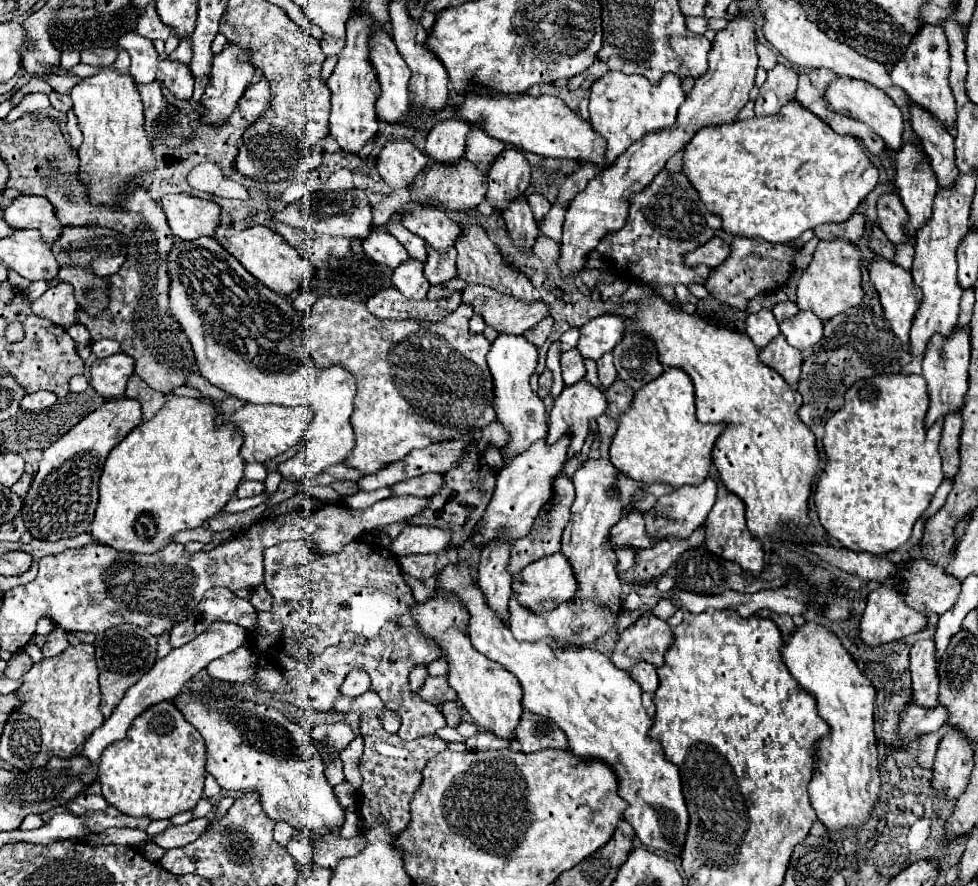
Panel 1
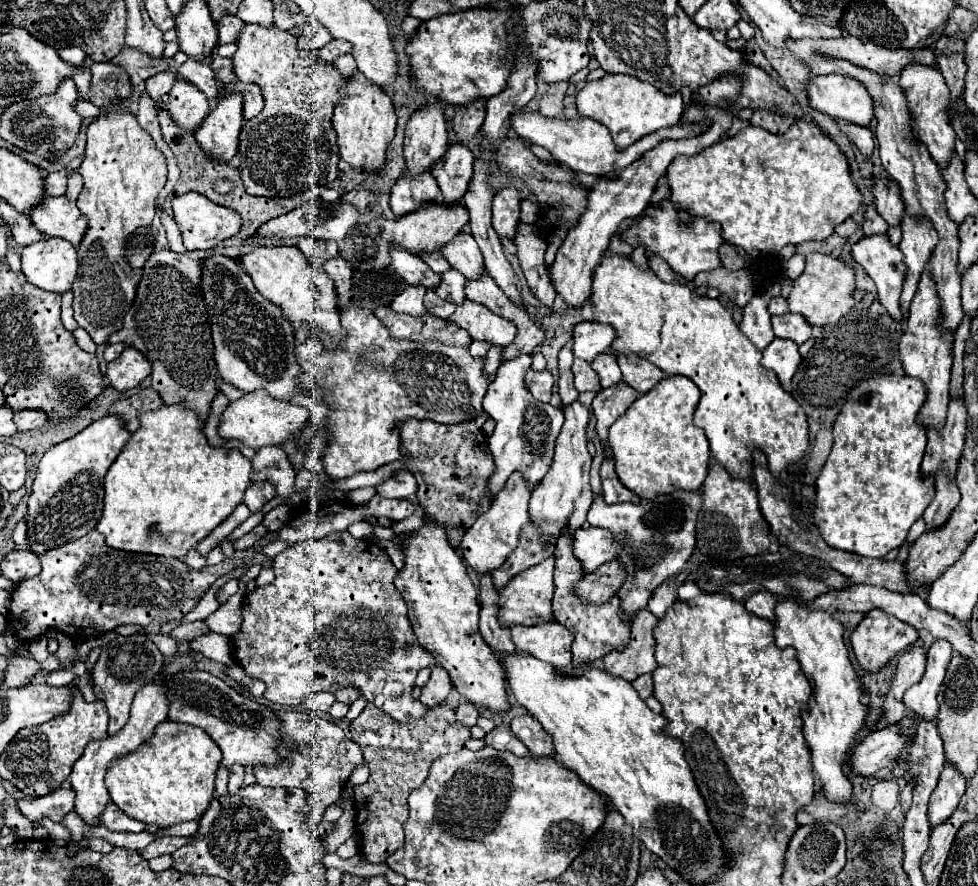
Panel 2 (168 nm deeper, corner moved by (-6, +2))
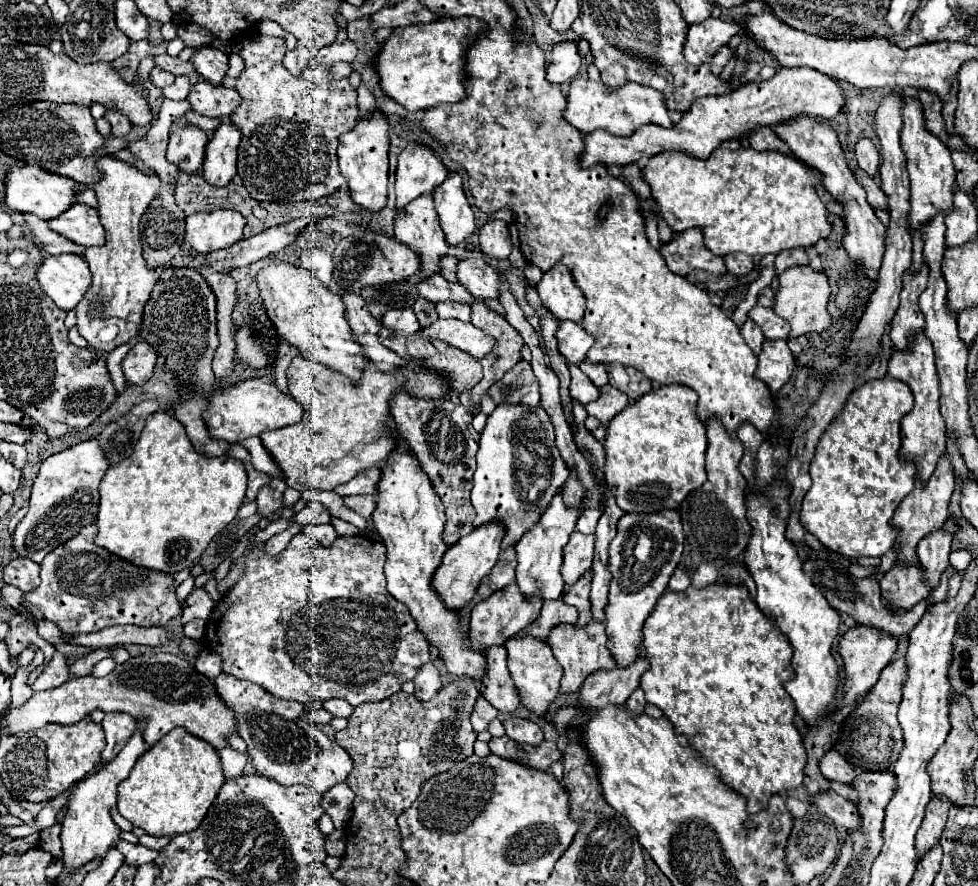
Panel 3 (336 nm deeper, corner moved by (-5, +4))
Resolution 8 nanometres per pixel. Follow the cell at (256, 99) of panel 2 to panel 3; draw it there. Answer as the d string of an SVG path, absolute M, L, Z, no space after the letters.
M207 80L197 82L189 92L187 100L191 102L195 112L209 118L227 118L241 104L241 96L237 94L237 90L229 90L225 86L213 86Z

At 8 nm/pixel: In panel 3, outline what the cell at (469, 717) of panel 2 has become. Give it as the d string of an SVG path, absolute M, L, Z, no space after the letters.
M479 698L477 704L475 704L475 708L473 708L473 714L471 714L473 730L475 730L475 732L483 732L483 730L487 730L489 722L491 722L493 718L497 718L497 714L499 714L499 712L497 712L487 700Z

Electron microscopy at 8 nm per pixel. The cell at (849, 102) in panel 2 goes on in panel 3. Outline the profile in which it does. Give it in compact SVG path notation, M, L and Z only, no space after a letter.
M779 68L773 78L763 82L749 82L739 86L737 90L721 96L707 96L693 100L693 106L683 114L683 118L669 130L661 126L641 126L627 138L613 138L605 130L597 130L585 136L585 152L581 154L583 166L605 164L605 166L625 166L637 162L639 156L651 158L661 150L679 150L691 158L705 160L711 152L725 140L741 140L749 136L751 130L761 126L775 126L783 122L791 122L793 116L809 116L809 118L835 118L845 106L845 96L841 86L813 70L813 68Z

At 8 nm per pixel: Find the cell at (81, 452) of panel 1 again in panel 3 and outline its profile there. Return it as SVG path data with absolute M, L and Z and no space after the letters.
M97 440L81 442L59 454L49 456L39 470L29 498L29 512L13 532L13 556L31 558L41 562L51 550L73 538L83 526L95 522L99 508L99 482L103 480L109 464Z

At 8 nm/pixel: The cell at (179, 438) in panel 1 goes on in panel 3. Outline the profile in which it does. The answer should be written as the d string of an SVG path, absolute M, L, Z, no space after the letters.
M155 412L147 418L141 438L125 462L111 466L99 486L99 512L97 512L97 546L107 552L133 562L135 566L177 574L193 564L211 542L235 516L243 504L247 490L247 472L243 462L221 456L205 458L193 450L185 428L167 412Z

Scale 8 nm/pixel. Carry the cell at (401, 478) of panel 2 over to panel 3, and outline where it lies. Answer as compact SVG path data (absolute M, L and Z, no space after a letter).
M369 468L359 472L353 480L349 480L347 484L337 486L333 492L337 492L339 496L351 496L351 494L375 494L377 492L377 480L381 478L381 468Z

